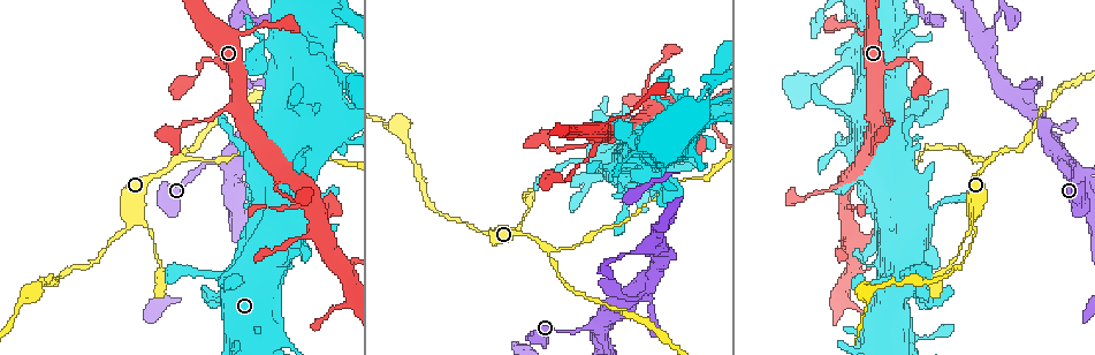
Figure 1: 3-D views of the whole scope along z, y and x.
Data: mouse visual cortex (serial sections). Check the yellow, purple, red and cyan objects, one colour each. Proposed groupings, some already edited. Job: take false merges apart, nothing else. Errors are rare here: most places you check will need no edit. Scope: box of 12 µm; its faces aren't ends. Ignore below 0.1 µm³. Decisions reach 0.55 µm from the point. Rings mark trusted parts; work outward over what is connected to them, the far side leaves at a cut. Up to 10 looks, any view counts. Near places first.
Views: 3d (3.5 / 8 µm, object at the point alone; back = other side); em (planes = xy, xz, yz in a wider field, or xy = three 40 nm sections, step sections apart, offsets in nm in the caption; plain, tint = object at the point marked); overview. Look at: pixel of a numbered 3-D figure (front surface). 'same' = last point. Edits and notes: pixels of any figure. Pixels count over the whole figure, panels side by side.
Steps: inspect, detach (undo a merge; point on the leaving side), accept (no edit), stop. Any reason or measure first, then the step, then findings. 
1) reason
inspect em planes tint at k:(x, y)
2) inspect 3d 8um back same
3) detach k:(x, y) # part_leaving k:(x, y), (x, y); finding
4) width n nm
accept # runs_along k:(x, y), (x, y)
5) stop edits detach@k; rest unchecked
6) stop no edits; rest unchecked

abrupt turn
inspect 3d 3.5um at 1:(217, 275)

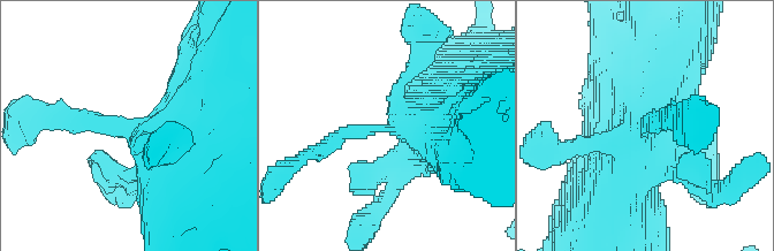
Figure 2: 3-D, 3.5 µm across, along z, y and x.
inspect em xy step 3 tint at 2:(392, 131)

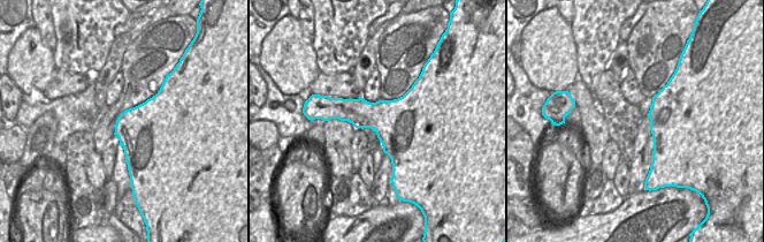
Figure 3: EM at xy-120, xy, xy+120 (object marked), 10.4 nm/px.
accept # runs_along 2:(203, 196), (150, 135), (85, 121); one cell here

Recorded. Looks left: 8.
three-way junction
inspect 3d 3.5um at 1:(343, 268)

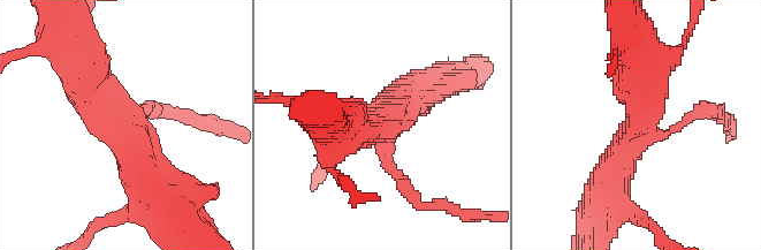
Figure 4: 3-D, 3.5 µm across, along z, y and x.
arms 3; arm_widths 150, 500, 600 nm; need the tissue
inspect em xy step 3 tint at 4:(119, 125)

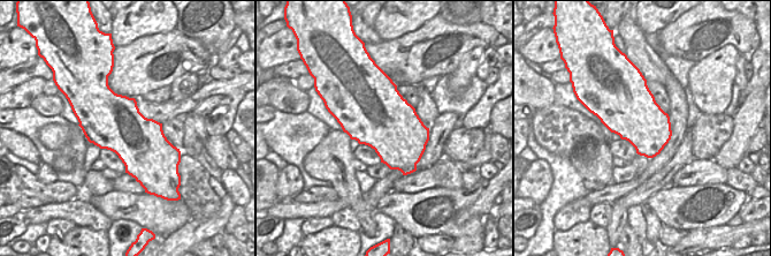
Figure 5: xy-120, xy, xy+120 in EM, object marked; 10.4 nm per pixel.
accept # runs_along 4:(77, 62), (149, 190); all the same cell

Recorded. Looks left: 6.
branch point
inspect 3d 3.5um at 1:(994, 159)

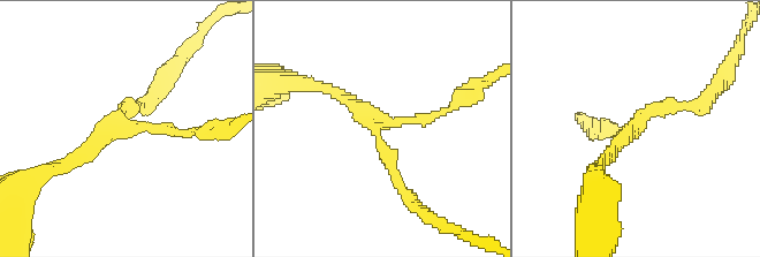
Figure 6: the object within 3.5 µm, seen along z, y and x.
arms 3; arm_widths 150, 150, 150 nm
inspect em xy step 2 tint at 6:(117, 129)

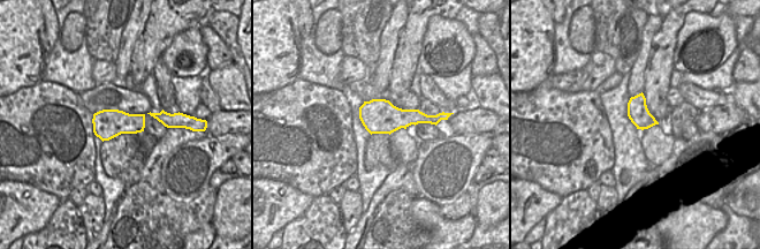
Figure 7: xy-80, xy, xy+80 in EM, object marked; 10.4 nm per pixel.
inspect em planes tint same

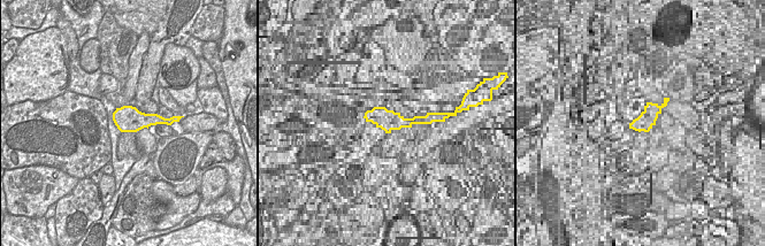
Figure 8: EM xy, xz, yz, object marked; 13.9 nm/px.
accept # runs_along 6:(320, 88), (377, 123), (397, 186); continuous, no second cell

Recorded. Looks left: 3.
thin neck
inspect 3d 8um at 1:(888, 117)

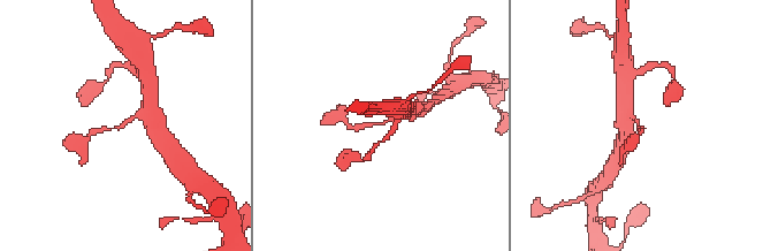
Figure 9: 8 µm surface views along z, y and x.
need the tissue
inspect em xy step 1 tint at 9:(377, 123)

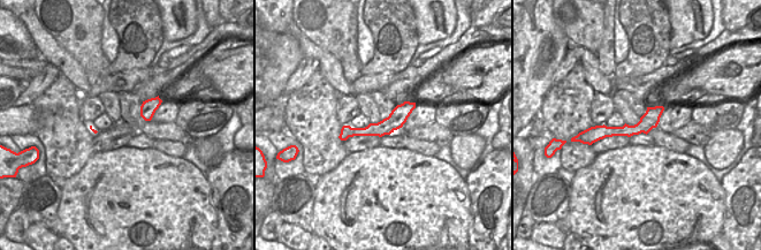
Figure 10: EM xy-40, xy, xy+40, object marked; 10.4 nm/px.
arm_widths 200, 200 nm
accept # runs_along 10:(412, 105), (386, 127), (342, 136); one cell here

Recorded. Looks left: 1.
stop no edits; rest unchecked

